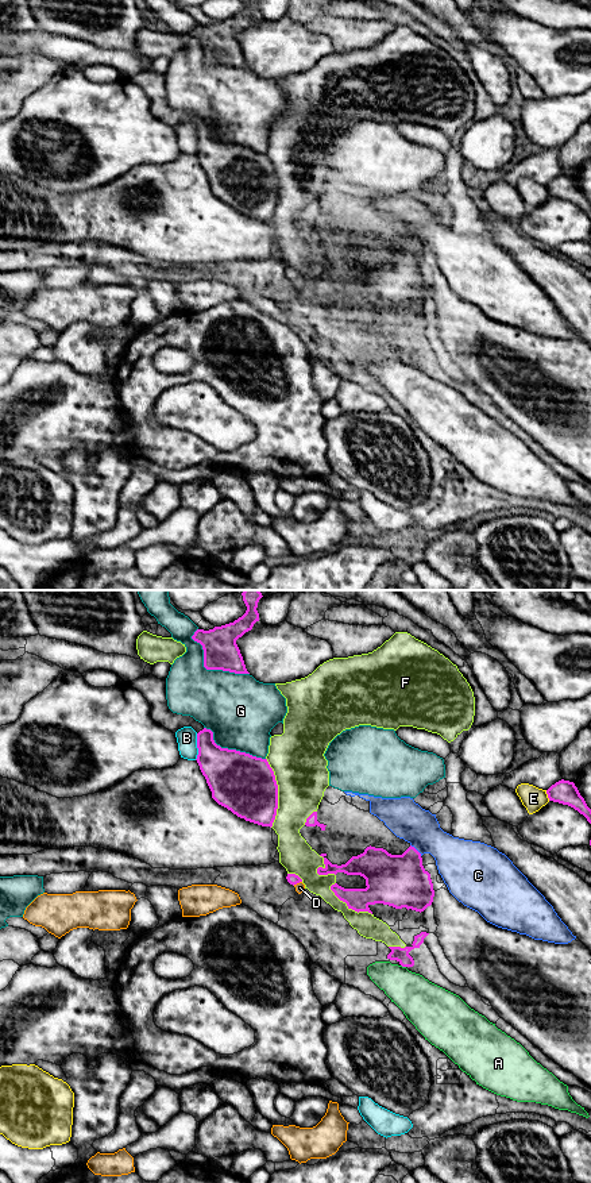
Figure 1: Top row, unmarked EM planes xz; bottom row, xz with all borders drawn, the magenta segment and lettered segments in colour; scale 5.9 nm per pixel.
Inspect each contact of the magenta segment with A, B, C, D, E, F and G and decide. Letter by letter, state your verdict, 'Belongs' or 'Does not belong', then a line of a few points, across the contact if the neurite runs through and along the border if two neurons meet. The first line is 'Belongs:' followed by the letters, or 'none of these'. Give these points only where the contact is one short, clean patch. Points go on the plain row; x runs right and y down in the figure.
Belongs: D
A: Does not belong
B: Does not belong
C: Does not belong
D: Belongs. Line: xz (293, 274), (297, 277), (300, 282)
E: Does not belong
F: Does not belong
G: Does not belong

